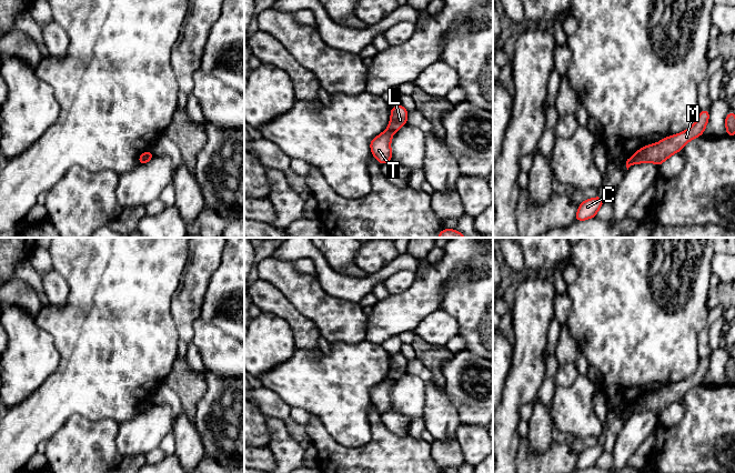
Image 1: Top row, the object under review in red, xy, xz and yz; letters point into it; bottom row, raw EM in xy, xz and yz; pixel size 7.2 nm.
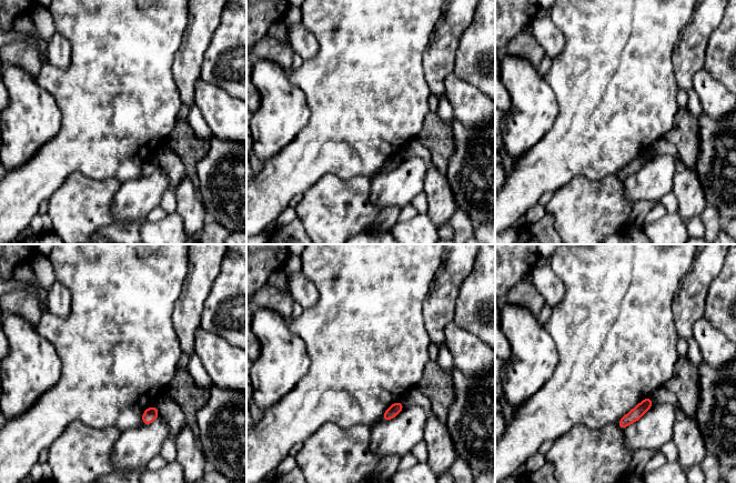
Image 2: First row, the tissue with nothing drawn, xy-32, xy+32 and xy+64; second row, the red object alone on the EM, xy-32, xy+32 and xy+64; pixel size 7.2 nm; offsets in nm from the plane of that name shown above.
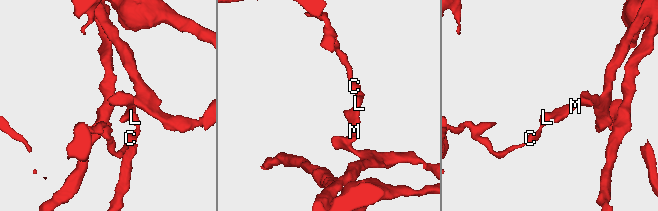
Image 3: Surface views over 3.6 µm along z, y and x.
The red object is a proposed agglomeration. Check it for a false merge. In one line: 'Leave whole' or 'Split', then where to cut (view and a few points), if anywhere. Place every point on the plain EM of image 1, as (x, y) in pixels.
Split. Split along xz (388, 376), (393, 381)

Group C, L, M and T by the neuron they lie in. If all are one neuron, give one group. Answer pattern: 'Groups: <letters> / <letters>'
Groups: C L / M T

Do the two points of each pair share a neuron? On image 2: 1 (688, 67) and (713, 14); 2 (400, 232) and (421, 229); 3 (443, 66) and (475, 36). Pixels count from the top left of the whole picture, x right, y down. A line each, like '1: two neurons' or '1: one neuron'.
1: one neuron
2: one neuron
3: two neurons

